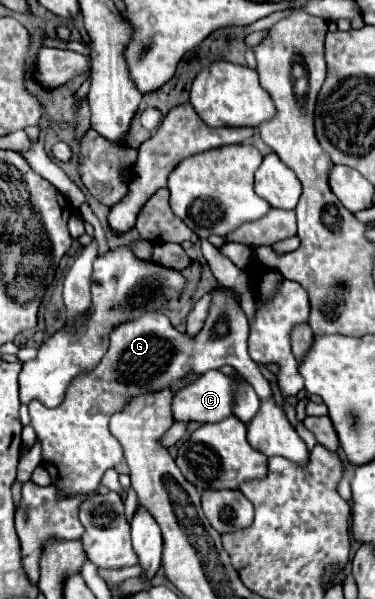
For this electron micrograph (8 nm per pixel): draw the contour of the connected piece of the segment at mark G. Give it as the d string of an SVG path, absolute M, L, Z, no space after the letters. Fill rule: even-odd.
M222 289L212 291L208 319L194 341L186 333L178 333L168 317L158 311L146 311L146 315L114 327L108 335L108 351L100 363L70 383L60 407L48 409L38 401L28 405L32 427L42 445L42 467L50 473L52 485L62 497L96 493L102 475L124 459L120 443L116 443L114 435L108 431L108 419L114 411L120 411L130 397L140 393L158 391L164 385L172 385L172 381L182 381L190 373L202 375L210 369L230 365L252 383L260 399L272 397L270 383L250 359L246 341L248 319L236 299Z

